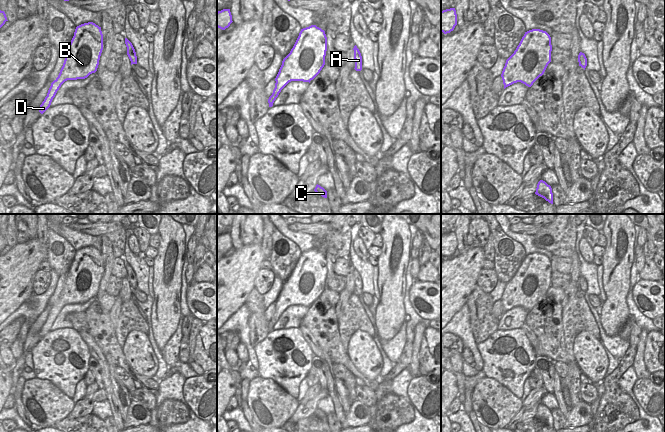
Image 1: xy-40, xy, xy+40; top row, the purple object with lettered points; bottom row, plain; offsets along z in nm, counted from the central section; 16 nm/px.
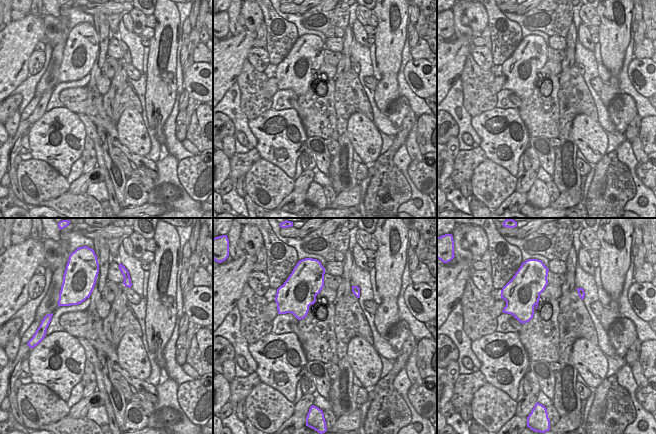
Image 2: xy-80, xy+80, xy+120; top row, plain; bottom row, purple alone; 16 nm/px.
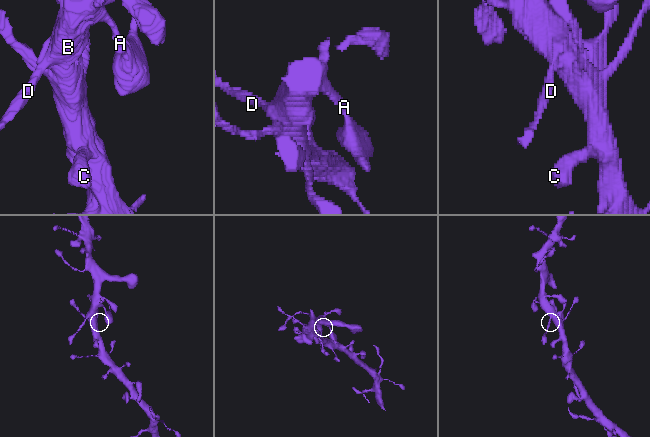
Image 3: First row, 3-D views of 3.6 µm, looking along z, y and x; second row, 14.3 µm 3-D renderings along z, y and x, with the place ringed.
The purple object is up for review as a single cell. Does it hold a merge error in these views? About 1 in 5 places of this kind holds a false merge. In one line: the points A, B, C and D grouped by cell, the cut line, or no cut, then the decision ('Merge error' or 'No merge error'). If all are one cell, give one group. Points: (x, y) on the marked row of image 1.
Groups: A B C D. No split. No merge error.

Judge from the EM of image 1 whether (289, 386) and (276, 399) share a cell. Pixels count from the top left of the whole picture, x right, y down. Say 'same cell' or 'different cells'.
different cells

